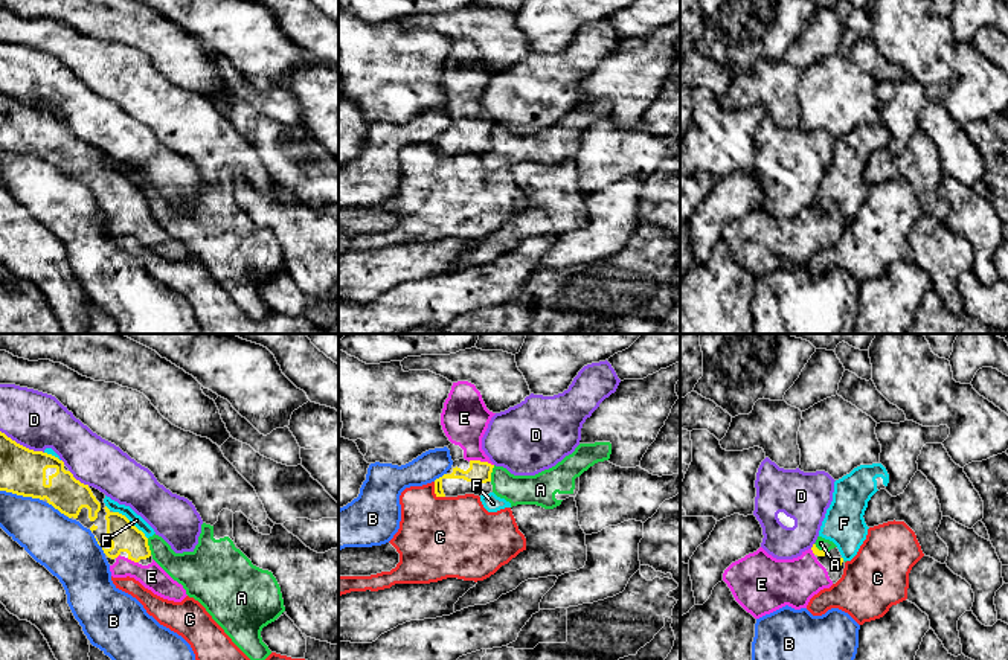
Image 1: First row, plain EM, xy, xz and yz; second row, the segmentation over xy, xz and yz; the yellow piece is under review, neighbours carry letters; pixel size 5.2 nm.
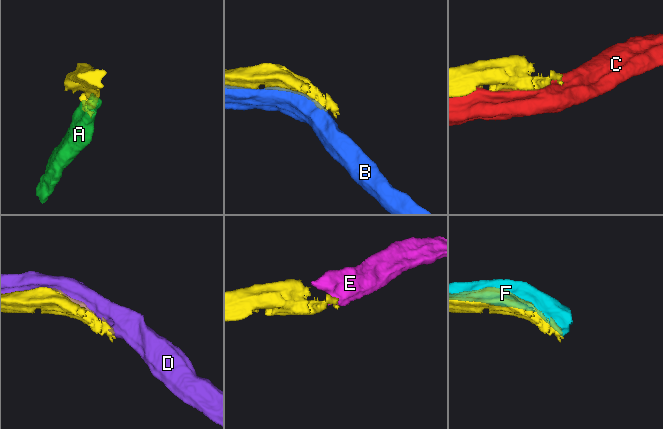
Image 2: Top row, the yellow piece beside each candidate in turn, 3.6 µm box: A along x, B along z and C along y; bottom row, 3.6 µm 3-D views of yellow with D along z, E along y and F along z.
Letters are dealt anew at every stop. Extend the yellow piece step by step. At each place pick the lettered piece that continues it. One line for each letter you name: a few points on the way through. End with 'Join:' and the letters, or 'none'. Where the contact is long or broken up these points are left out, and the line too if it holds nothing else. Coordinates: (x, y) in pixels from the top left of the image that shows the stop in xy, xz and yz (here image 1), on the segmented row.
E: way xz (479, 471), (479, 461), (473, 453), (464, 418)
Join: E

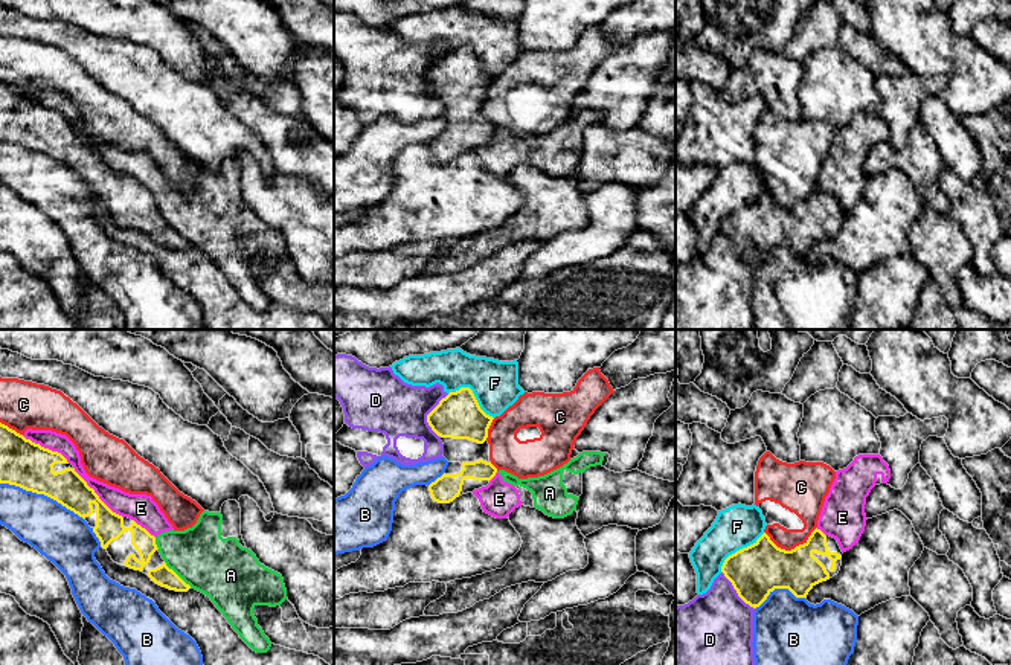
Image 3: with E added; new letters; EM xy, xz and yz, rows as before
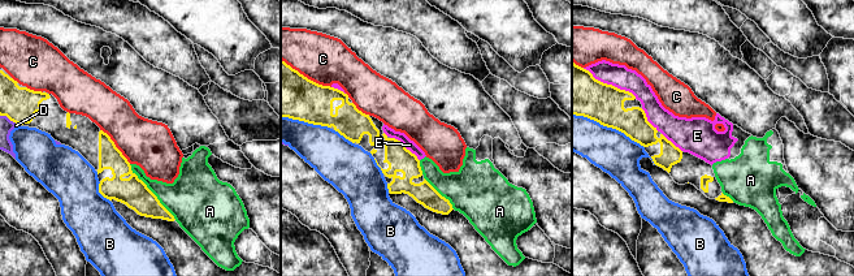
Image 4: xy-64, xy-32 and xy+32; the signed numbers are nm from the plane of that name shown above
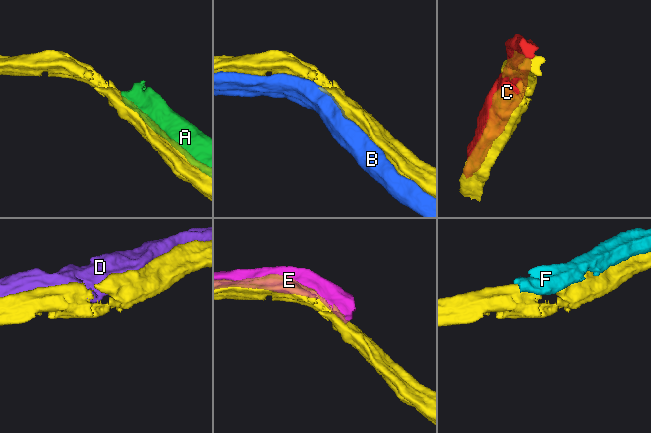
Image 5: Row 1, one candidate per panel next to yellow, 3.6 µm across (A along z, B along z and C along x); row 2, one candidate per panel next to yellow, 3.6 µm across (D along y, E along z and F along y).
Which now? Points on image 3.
Join: none

